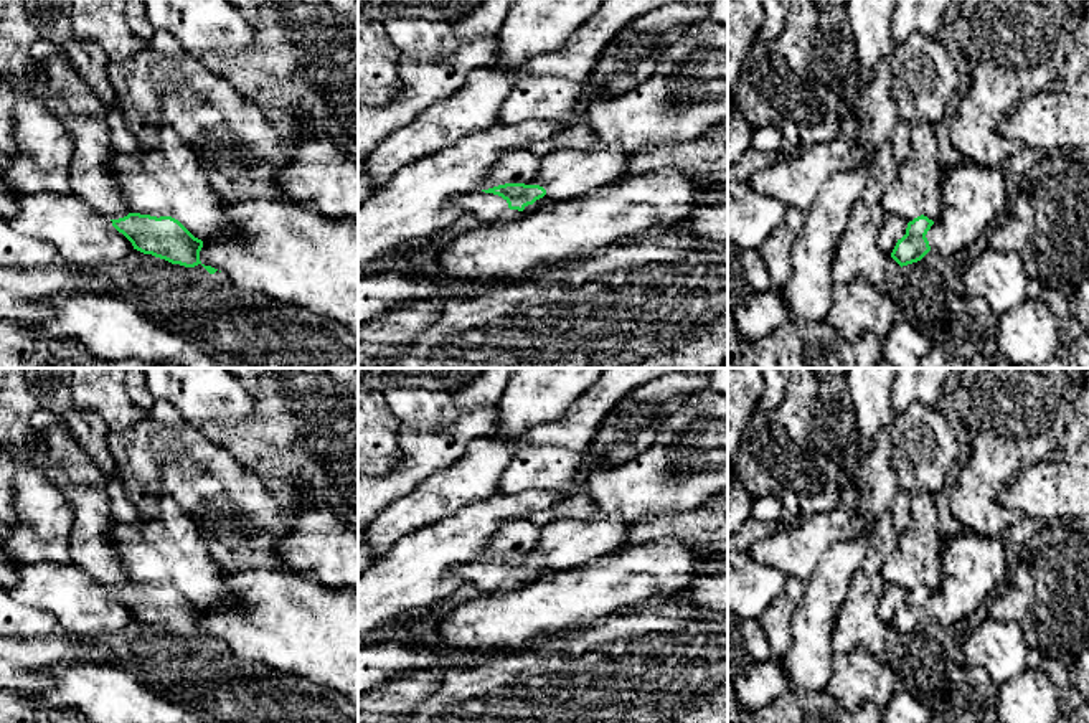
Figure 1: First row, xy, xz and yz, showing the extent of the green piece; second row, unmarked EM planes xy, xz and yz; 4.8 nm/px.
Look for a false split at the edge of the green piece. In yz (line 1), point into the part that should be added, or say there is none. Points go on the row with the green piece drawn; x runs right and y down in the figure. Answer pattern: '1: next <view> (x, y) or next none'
1: next none

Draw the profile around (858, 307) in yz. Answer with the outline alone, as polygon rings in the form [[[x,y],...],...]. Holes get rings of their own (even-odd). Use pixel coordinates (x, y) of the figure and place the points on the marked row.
[[[865,277],[848,284],[835,284],[827,322],[848,342],[855,343],[865,333],[883,340],[894,324],[899,295],[878,289]]]

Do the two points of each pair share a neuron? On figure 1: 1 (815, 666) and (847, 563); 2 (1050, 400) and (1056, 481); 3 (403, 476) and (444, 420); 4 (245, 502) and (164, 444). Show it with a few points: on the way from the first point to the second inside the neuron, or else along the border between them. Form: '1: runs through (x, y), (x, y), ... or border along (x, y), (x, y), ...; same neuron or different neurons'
1: runs through (815, 641), (815, 614), (834, 588); same neuron
2: border along (1053, 459), (1015, 471); different neurons
3: runs through (416, 463), (434, 433); same neuron
4: runs through (225, 494), (218, 494), (183, 463); same neuron

